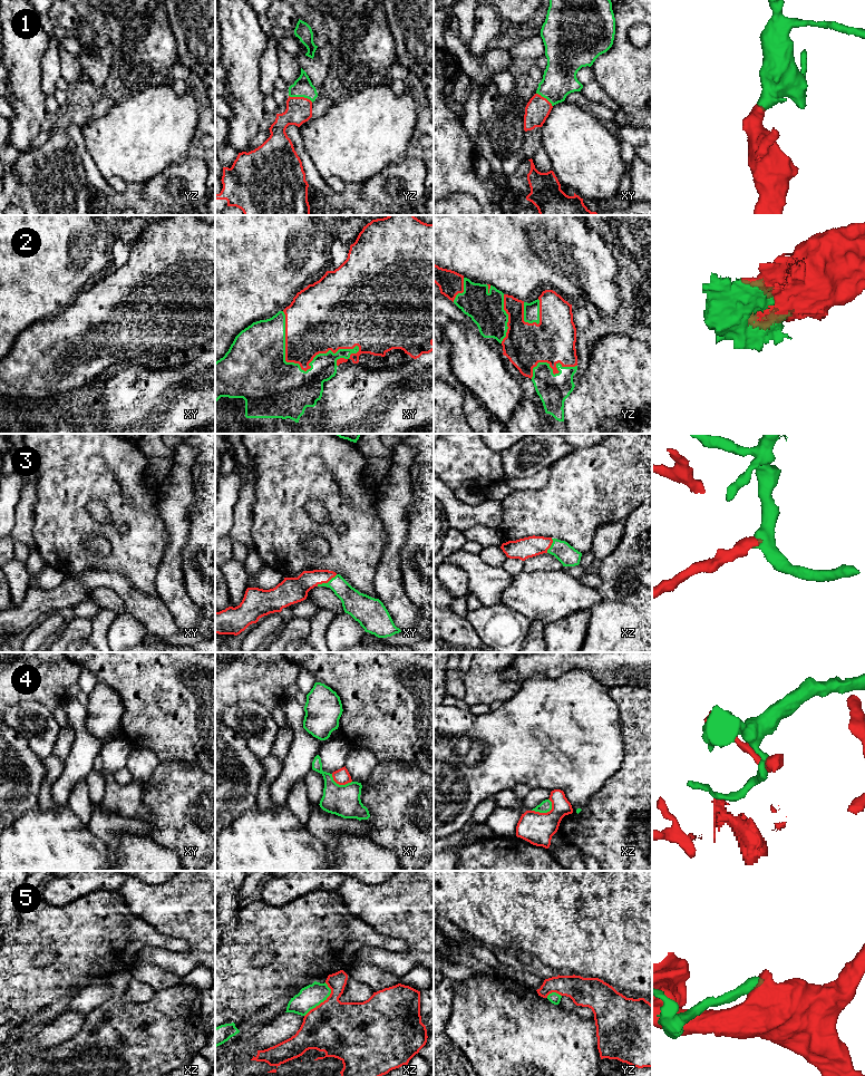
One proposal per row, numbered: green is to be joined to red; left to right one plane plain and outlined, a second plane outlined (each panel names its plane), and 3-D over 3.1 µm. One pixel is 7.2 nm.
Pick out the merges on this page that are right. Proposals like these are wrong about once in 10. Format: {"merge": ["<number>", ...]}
{"merge": ["1", "2", "3"]}

